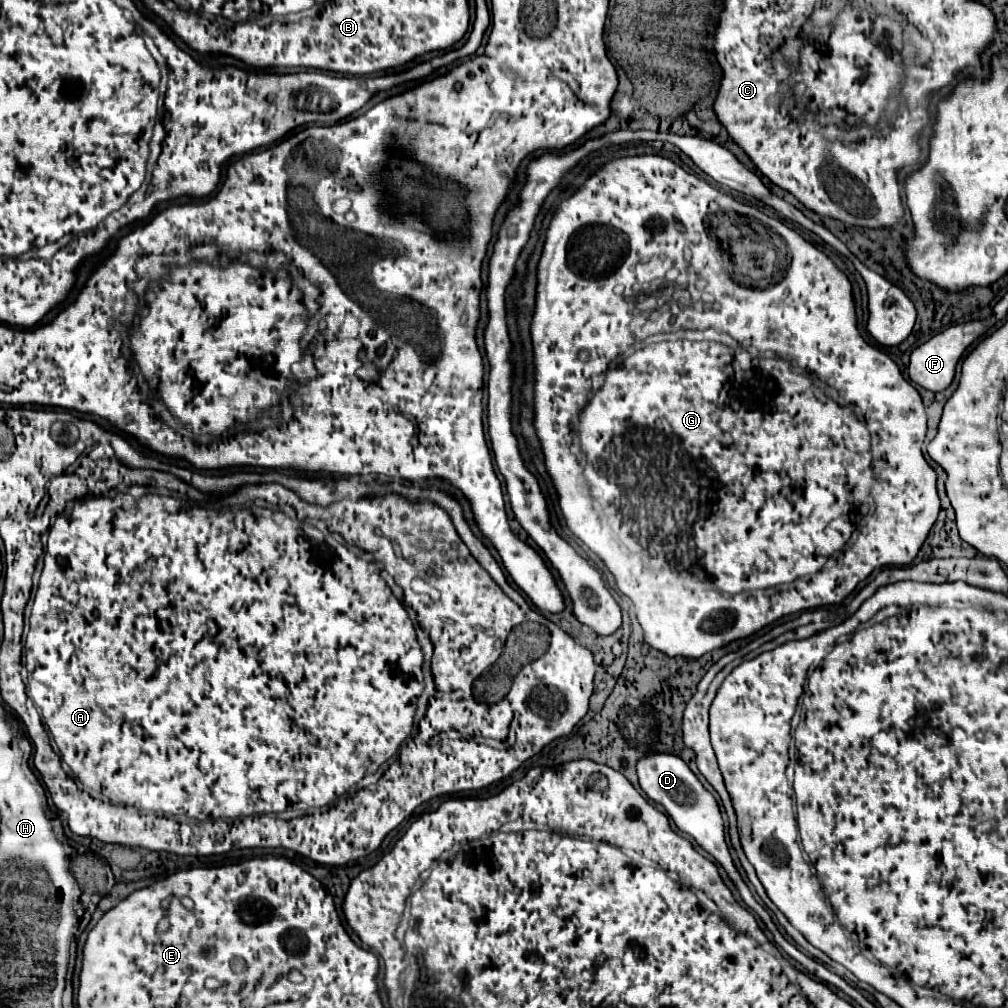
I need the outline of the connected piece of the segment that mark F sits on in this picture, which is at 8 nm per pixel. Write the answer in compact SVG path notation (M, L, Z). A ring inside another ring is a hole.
M983 322L957 324L957 326L947 328L947 330L941 332L941 334L933 336L933 338L927 340L925 344L921 344L919 348L915 348L915 350L911 352L911 362L909 362L909 368L907 368L909 378L911 378L915 384L919 384L919 386L923 386L923 388L927 388L927 390L931 390L931 392L941 392L941 390L945 390L945 388L953 382L955 366L957 366L959 358L963 356L963 352L965 352L979 336L983 336L983 332L985 332L983 328L987 330L987 324L983 324Z

